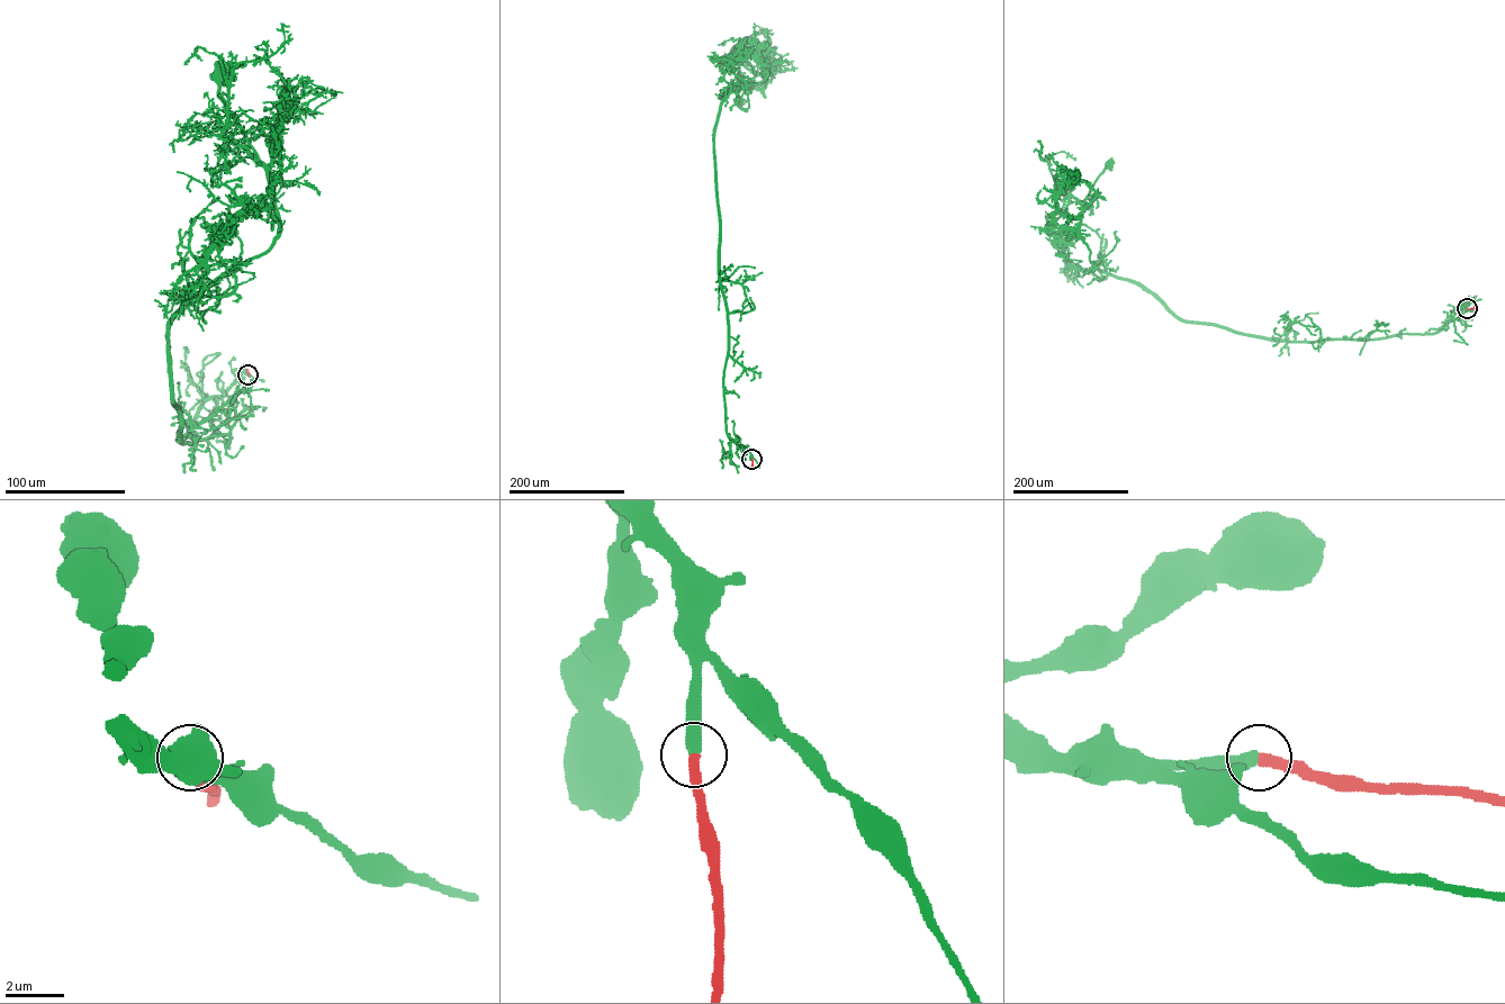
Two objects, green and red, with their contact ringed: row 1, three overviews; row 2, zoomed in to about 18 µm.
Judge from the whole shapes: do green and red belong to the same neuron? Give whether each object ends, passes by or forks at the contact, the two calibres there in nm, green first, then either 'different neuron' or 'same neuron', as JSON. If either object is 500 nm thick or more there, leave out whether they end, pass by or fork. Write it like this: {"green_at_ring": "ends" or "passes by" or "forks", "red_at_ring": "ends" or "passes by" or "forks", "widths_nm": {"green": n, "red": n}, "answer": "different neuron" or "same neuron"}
{"green_at_ring": "ends", "red_at_ring": "ends", "widths_nm": {"green": 440, "red": 360}, "answer": "same neuron"}

